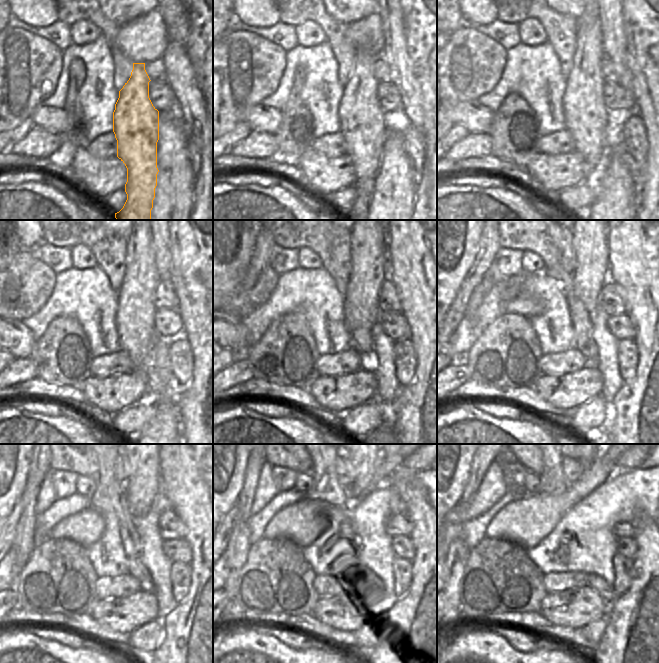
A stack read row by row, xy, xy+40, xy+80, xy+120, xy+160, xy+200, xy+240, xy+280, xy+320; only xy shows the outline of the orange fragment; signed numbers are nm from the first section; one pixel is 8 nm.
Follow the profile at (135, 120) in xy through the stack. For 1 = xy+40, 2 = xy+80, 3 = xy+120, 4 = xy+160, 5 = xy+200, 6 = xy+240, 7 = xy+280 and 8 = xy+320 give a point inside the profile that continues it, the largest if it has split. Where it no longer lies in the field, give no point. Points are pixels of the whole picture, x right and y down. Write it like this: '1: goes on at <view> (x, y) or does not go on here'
1: goes on at xy+40 (363, 123)
2: goes on at xy+80 (586, 116)
3: goes on at xy+120 (136, 310)
4: goes on at xy+160 (368, 241)
5: goes on at xy+200 (590, 244)
6: goes on at xy+240 (144, 484)
7: goes on at xy+280 (364, 464)
8: goes on at xy+320 (586, 464)

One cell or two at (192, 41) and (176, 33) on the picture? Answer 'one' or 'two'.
two

